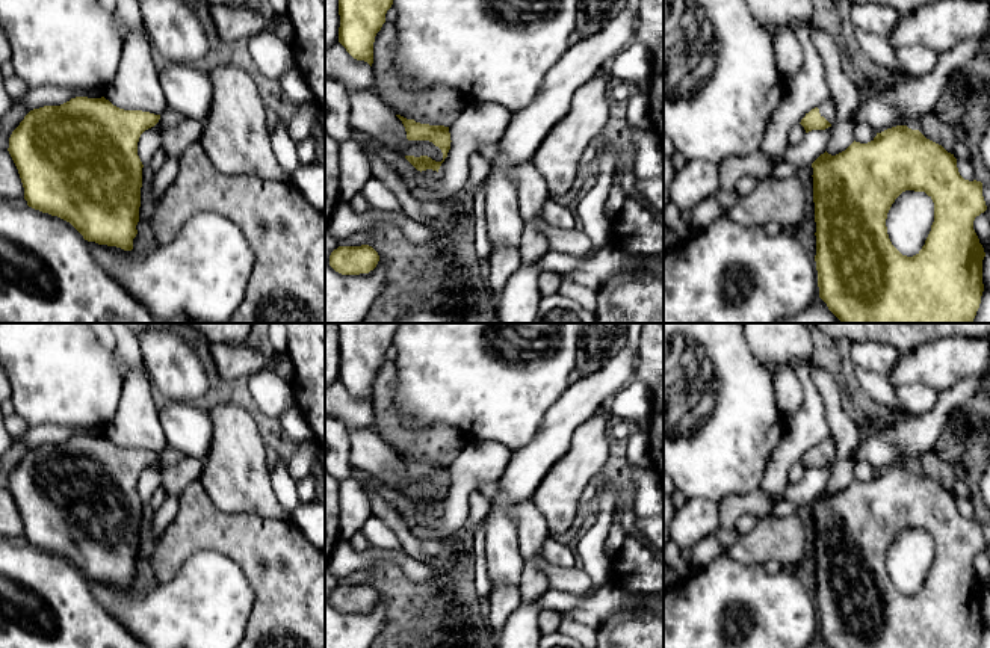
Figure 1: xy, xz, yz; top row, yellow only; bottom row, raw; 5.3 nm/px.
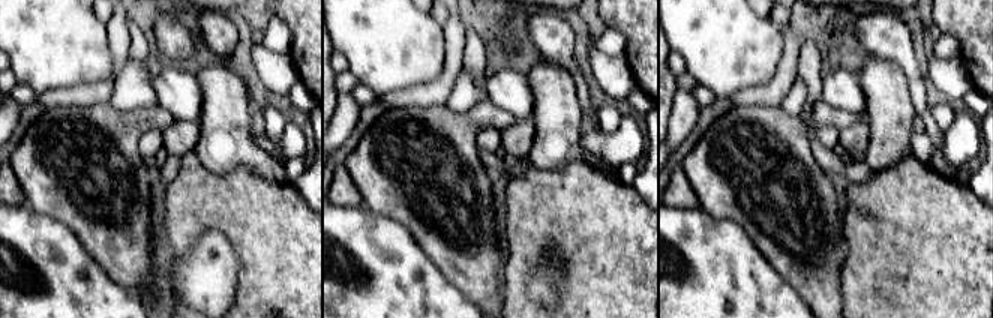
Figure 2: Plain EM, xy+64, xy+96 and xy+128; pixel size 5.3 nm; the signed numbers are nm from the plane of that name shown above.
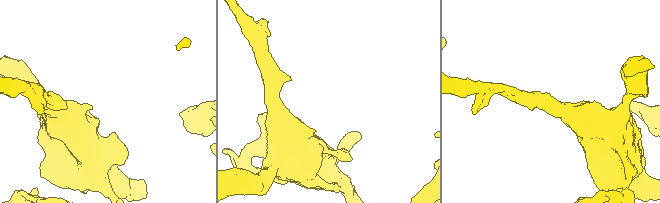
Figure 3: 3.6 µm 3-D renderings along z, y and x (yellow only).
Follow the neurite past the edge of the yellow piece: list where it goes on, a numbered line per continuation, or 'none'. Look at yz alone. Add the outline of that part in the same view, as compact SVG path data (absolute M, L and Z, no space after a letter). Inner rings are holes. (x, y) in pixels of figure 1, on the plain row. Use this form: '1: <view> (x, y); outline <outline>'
1: yz (827, 447); outline M828 437L827 440L824 440L818 447L819 447L821 455L824 455L830 462L834 461L836 443L833 437Z

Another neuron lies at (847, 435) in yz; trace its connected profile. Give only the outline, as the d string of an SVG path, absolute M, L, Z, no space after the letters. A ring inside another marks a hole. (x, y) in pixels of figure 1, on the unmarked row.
M825 359L821 364L812 361L810 369L836 443L836 458L831 462L833 471L827 485L827 491L836 494L854 480L854 453L865 440L860 435L860 427L842 409L840 390L843 385L834 367Z

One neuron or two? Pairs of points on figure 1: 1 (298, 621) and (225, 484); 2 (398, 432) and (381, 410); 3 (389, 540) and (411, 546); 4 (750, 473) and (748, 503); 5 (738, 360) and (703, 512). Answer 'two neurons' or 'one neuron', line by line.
1: two neurons
2: one neuron
3: two neurons
4: two neurons
5: two neurons

